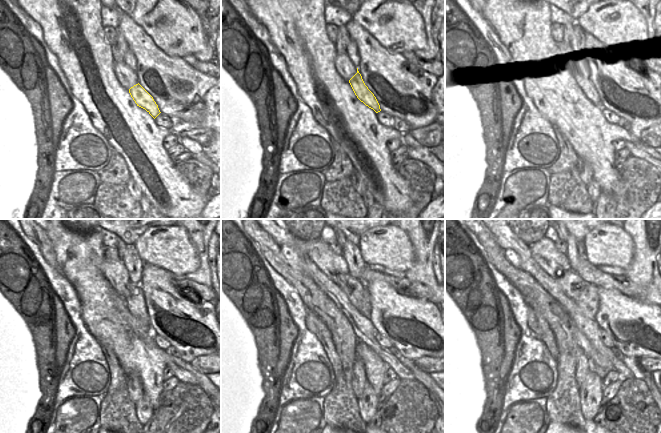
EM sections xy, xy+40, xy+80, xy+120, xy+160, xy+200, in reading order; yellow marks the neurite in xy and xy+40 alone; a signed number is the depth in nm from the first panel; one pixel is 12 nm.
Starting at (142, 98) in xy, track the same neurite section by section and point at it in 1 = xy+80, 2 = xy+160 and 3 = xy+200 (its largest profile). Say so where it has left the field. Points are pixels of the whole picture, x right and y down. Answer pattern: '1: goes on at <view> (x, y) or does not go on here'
1: goes on at xy+80 (581, 77)
2: goes on at xy+160 (352, 287)
3: goes on at xy+200 (571, 283)

